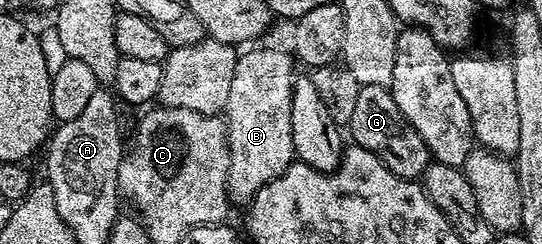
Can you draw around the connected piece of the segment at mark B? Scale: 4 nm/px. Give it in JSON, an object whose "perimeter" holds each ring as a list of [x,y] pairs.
{"perimeter":[[[256,48],[245,56],[244,53],[237,55],[226,109],[230,150],[228,194],[233,205],[247,205],[266,182],[281,176],[294,162],[296,151],[290,110],[298,68],[293,57],[285,52],[280,48]]]}

